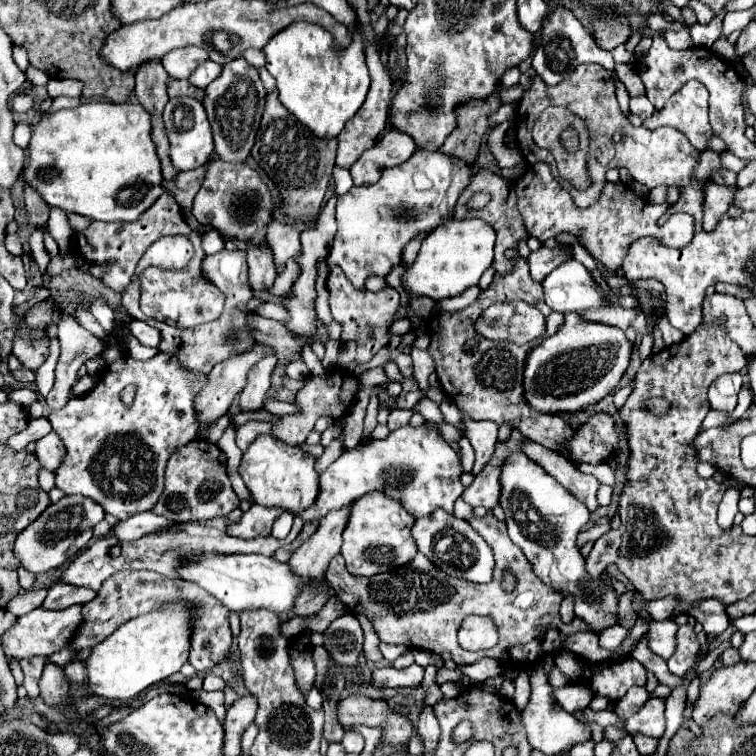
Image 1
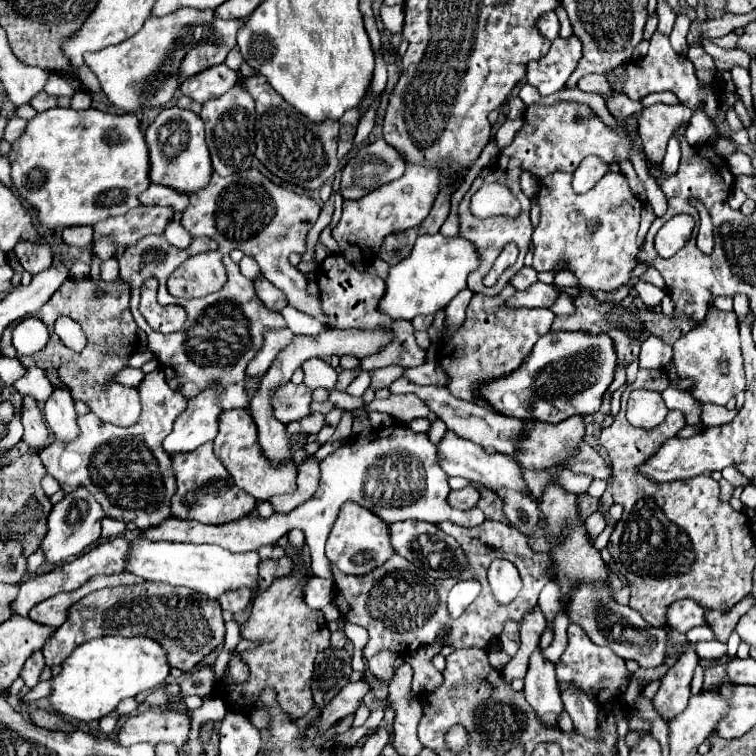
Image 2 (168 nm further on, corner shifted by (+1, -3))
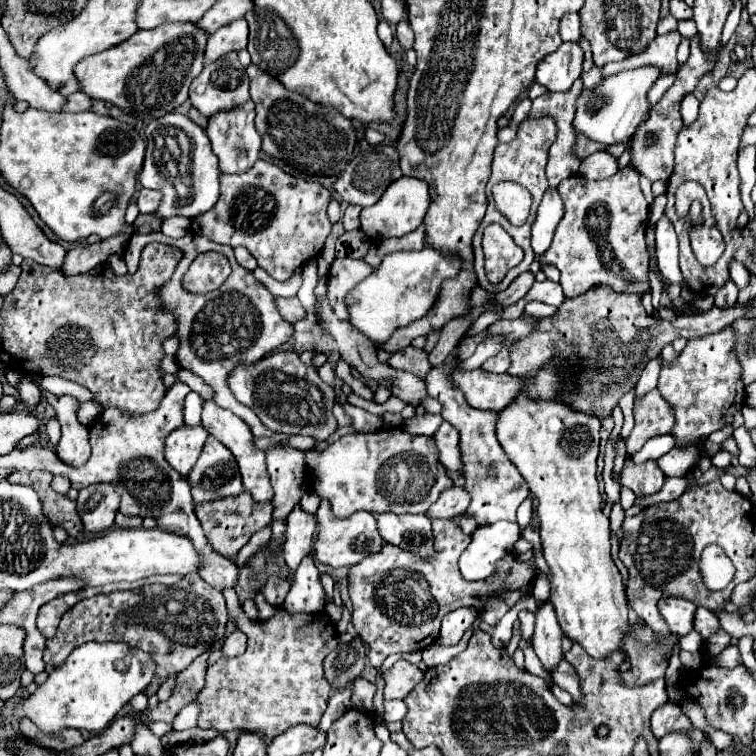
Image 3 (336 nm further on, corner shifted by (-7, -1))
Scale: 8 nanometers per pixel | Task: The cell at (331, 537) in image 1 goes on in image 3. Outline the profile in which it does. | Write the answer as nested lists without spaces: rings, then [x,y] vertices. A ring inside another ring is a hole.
[[[235,589],[223,590],[227,611],[231,621],[237,625],[239,631],[247,635],[247,651],[241,657],[221,657],[217,663],[207,667],[205,687],[197,695],[197,701],[201,705],[199,715],[199,727],[201,729],[215,729],[219,733],[227,733],[231,729],[239,731],[253,731],[261,733],[267,739],[273,739],[287,731],[293,725],[305,723],[305,725],[317,725],[323,711],[327,709],[329,699],[329,681],[323,675],[323,659],[337,647],[337,629],[335,623],[329,619],[327,613],[287,613],[283,605],[275,607],[275,615],[271,619],[252,621],[241,609],[238,595]]]

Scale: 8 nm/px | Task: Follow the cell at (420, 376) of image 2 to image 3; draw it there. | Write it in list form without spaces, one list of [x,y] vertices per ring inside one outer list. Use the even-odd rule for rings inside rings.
[[[503,336],[488,337],[485,341],[481,341],[477,345],[477,351],[469,357],[469,359],[447,359],[443,365],[439,367],[431,367],[429,373],[425,375],[425,383],[427,383],[427,391],[431,397],[435,397],[443,409],[441,409],[441,417],[445,421],[449,421],[459,433],[461,433],[461,453],[463,453],[463,461],[465,461],[465,489],[471,493],[471,505],[465,513],[475,515],[479,525],[485,523],[495,523],[499,519],[505,521],[515,521],[515,511],[517,507],[529,497],[529,487],[525,485],[523,475],[519,473],[519,469],[507,459],[501,443],[497,441],[495,435],[495,425],[497,425],[497,413],[495,411],[479,411],[473,409],[461,389],[453,383],[455,371],[471,371],[471,369],[479,369],[481,363],[493,355],[497,355],[497,347],[502,347]]]

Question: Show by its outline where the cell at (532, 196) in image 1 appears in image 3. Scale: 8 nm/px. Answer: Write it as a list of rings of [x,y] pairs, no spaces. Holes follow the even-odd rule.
[[[631,167],[621,169],[605,181],[587,181],[581,175],[567,177],[557,187],[565,215],[555,229],[551,247],[541,255],[541,265],[553,265],[561,271],[561,287],[567,297],[577,297],[593,285],[609,285],[619,293],[643,293],[649,289],[649,251],[645,245],[645,229],[649,221],[649,203],[639,187],[639,173]]]

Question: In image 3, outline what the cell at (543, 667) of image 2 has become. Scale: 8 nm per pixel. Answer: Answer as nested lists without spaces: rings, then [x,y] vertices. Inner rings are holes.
[[[545,603],[539,607],[537,615],[535,615],[535,635],[533,635],[533,647],[537,657],[541,659],[545,671],[551,675],[553,669],[559,665],[559,661],[563,659],[563,651],[561,651],[561,637],[563,631],[557,623],[555,611],[551,603]]]

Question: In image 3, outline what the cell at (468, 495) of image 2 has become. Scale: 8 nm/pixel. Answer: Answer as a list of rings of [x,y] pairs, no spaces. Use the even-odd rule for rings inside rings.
[[[451,487],[449,491],[443,491],[437,503],[427,511],[427,517],[455,517],[469,507],[469,493],[463,487]]]

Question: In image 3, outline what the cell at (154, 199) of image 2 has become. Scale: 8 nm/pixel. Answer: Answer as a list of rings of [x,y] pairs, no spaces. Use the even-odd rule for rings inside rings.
[[[141,189],[137,195],[137,207],[141,213],[155,213],[161,205],[161,191],[153,191],[153,189]]]

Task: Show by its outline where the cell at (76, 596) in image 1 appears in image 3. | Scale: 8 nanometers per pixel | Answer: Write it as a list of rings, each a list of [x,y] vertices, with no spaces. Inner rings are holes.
[[[149,579],[145,581],[137,581],[137,583],[113,583],[113,585],[103,585],[103,587],[83,587],[79,591],[73,591],[73,593],[65,593],[53,601],[49,601],[47,605],[43,605],[39,609],[39,615],[37,615],[37,629],[41,631],[43,637],[51,639],[57,631],[57,625],[61,621],[61,615],[65,611],[69,611],[77,601],[85,599],[85,597],[93,597],[97,593],[109,593],[109,591],[115,591],[115,589],[135,589],[135,587],[141,587],[143,583],[149,583]]]

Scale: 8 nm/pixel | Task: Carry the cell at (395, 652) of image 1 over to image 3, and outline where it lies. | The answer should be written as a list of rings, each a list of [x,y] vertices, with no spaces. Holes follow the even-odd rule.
[[[352,681],[344,690],[336,692],[330,697],[321,722],[318,724],[319,730],[327,733],[330,724],[339,719],[339,717],[352,707],[351,696],[354,690],[354,682]]]

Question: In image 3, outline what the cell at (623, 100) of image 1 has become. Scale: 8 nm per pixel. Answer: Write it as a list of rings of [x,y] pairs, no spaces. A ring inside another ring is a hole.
[[[563,43],[555,53],[541,59],[535,81],[549,91],[567,91],[581,75],[583,49],[579,43]]]

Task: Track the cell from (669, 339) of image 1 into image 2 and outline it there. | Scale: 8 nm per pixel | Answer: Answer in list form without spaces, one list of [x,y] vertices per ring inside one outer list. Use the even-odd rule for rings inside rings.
[[[583,291],[573,297],[573,305],[575,305],[575,313],[571,315],[561,315],[553,319],[551,331],[583,331],[583,333],[593,333],[593,335],[609,335],[613,345],[615,345],[615,353],[617,353],[617,367],[627,367],[629,363],[633,363],[639,355],[641,343],[649,337],[655,335],[659,337],[663,343],[673,345],[683,331],[689,331],[689,327],[681,329],[681,323],[685,323],[687,319],[677,317],[677,319],[669,319],[663,313],[651,313],[645,309],[639,309],[633,301],[627,301],[627,297],[623,301],[597,301],[589,291]]]

